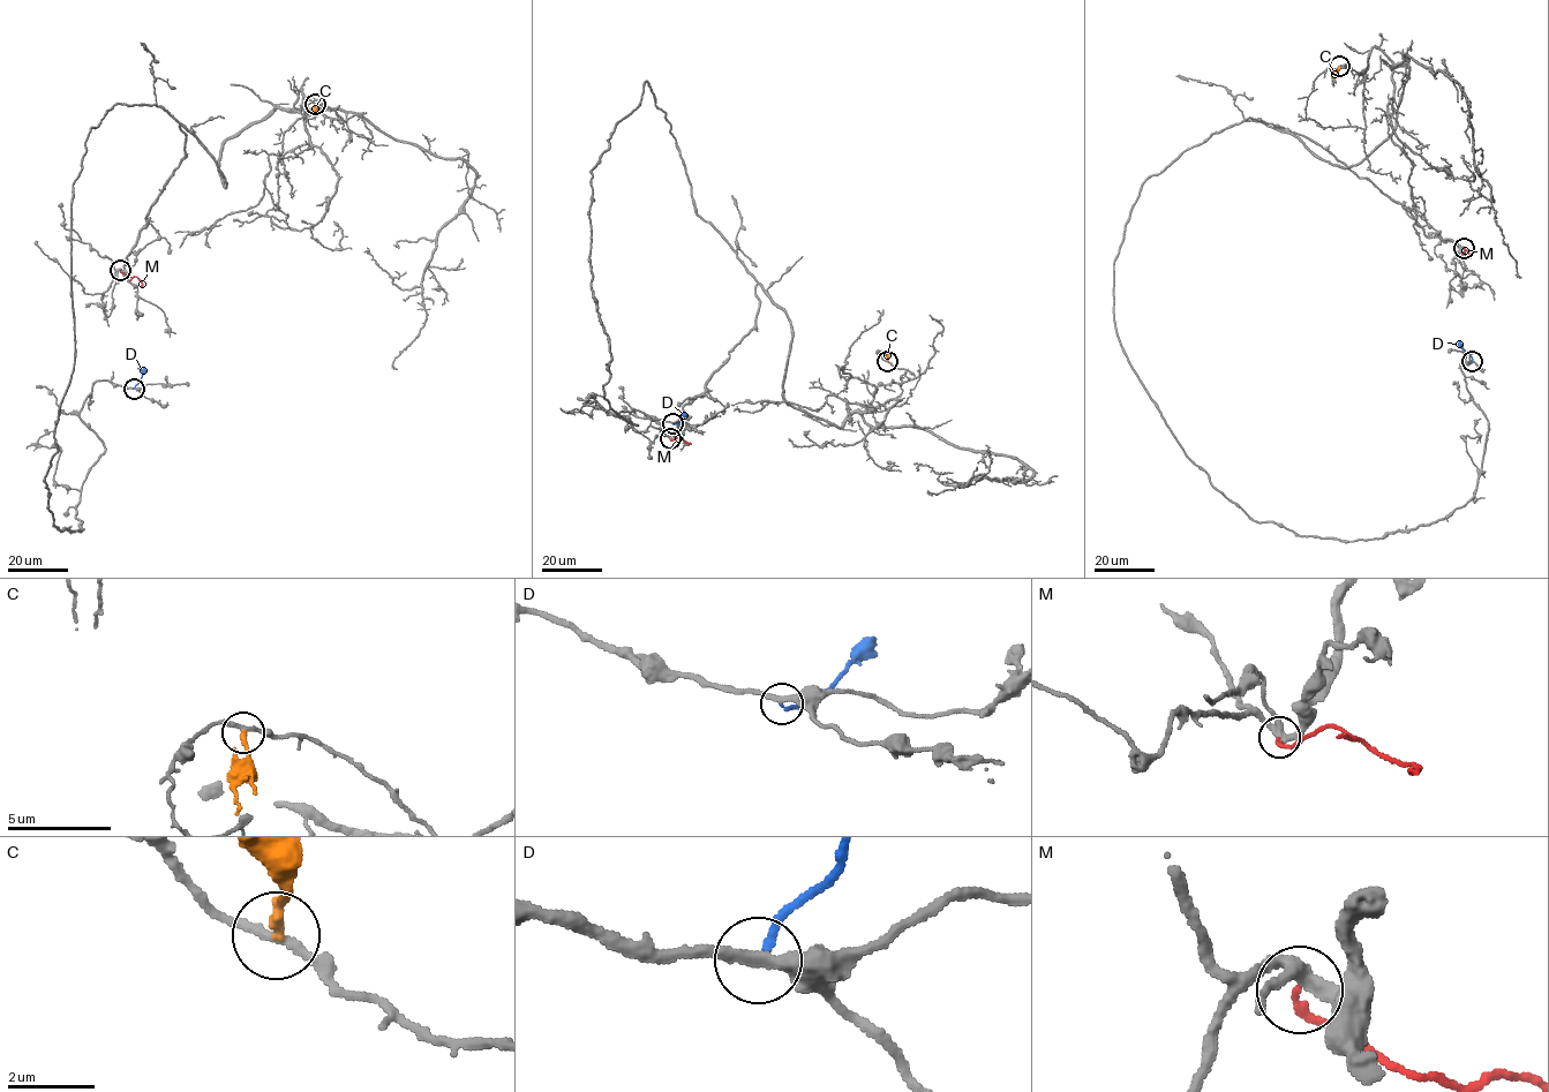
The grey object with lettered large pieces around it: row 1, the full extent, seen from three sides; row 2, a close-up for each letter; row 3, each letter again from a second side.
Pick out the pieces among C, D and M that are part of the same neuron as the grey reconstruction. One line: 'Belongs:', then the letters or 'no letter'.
Belongs: D

